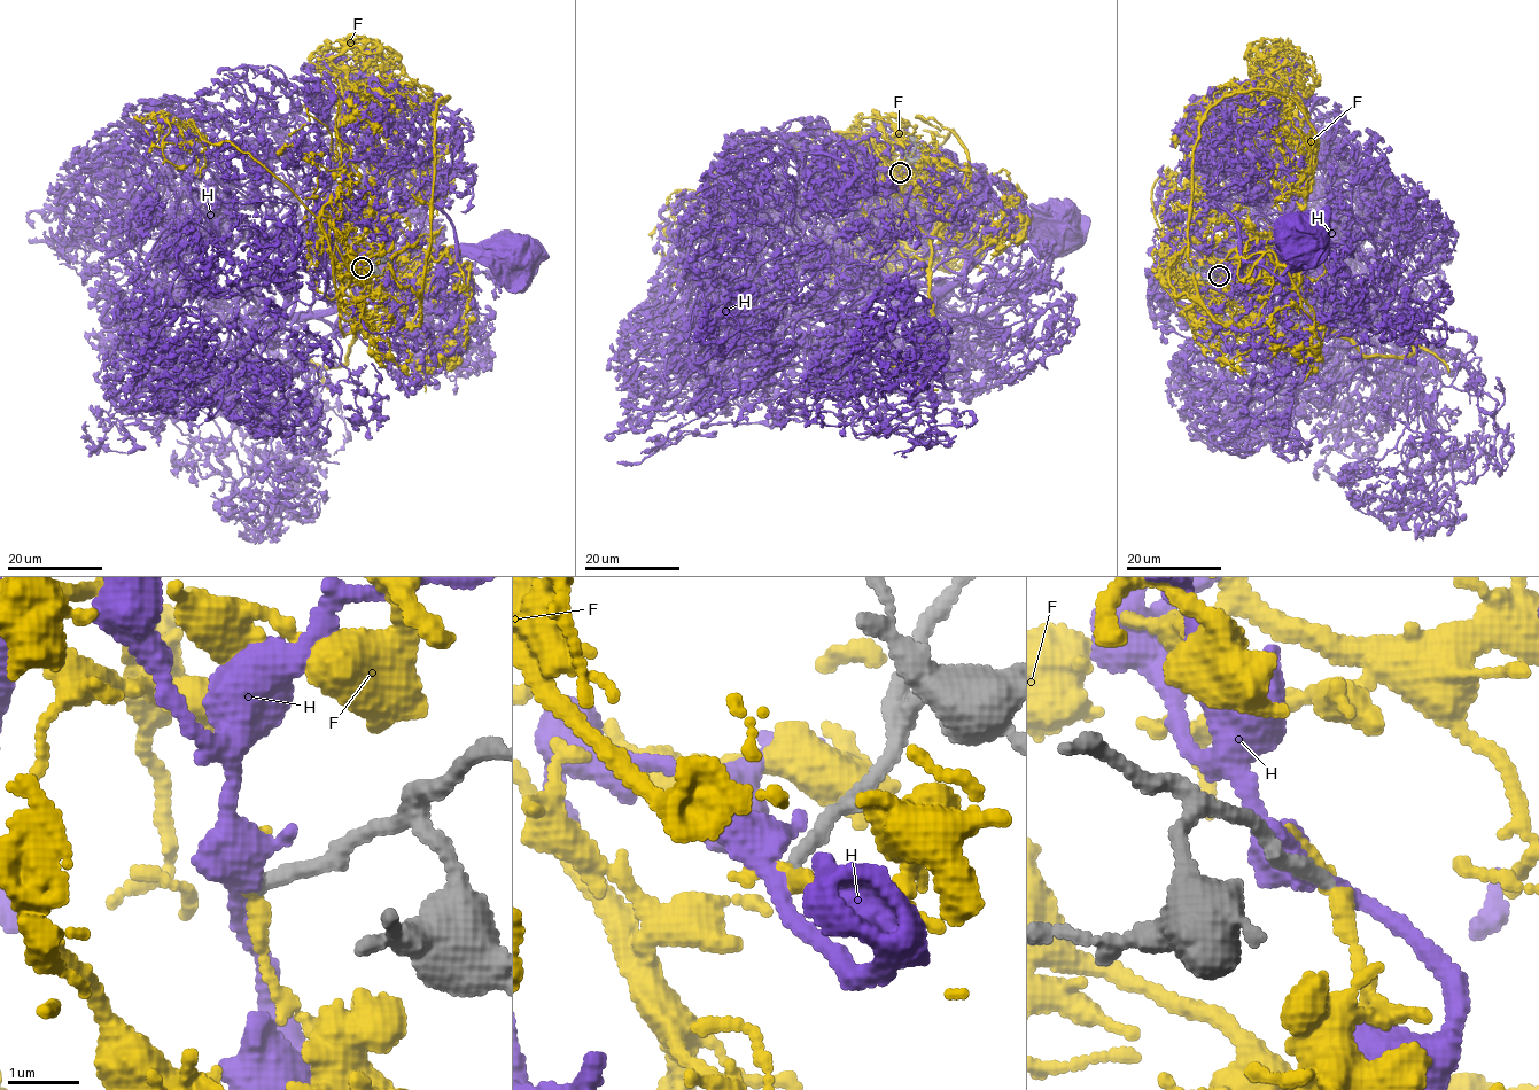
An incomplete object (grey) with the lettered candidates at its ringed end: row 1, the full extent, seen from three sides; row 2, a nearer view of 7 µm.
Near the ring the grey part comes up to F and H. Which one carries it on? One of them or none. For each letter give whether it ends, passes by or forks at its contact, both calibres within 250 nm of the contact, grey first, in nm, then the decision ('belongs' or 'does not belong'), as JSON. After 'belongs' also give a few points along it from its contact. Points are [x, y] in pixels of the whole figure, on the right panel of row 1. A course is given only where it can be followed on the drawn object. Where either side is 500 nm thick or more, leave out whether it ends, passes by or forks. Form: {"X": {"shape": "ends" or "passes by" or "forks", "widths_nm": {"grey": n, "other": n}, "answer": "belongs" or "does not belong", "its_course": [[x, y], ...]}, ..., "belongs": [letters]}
{"F": {"shape": "ends", "widths_nm": {"grey": 200, "other": 280}, "answer": "does not belong"}, "H": {"shape": "forks", "widths_nm": {"grey": 200, "other": 280}, "answer": "belongs", "its_course": [[1220, 275], [1186, 227], [1271, 303], [1307, 255], [1350, 321], [1366, 296], [1305, 246], [1306, 231]]}, "belongs": ["H"]}

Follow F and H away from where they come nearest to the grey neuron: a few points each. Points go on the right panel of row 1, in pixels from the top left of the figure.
F: (1219, 275), (1220, 298), (1171, 270), (1164, 207), (1245, 180), (1248, 94), (1277, 74), (1315, 160), (1267, 126)
H: (1220, 275), (1186, 227), (1271, 303), (1307, 255), (1350, 321), (1366, 296), (1305, 246), (1306, 231)

